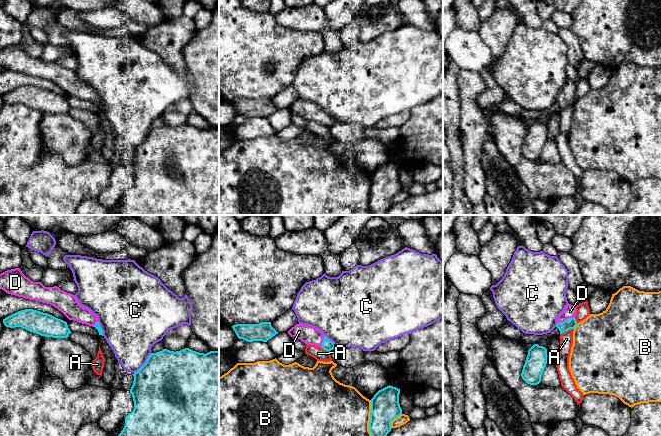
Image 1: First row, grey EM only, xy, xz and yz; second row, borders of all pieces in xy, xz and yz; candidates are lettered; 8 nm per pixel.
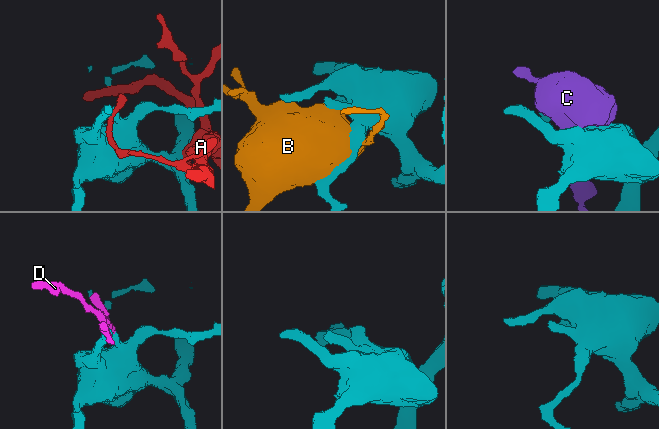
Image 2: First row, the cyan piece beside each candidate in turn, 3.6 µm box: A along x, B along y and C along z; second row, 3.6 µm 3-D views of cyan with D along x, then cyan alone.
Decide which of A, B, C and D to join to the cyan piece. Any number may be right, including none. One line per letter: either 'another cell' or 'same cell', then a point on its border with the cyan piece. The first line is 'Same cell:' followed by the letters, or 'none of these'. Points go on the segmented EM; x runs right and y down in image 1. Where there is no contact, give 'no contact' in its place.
Same cell: D
A: another cell | yz (566, 330)
B: another cell | xz (370, 418)
C: another cell | xy (145, 363)
D: same cell | yz (565, 320)

